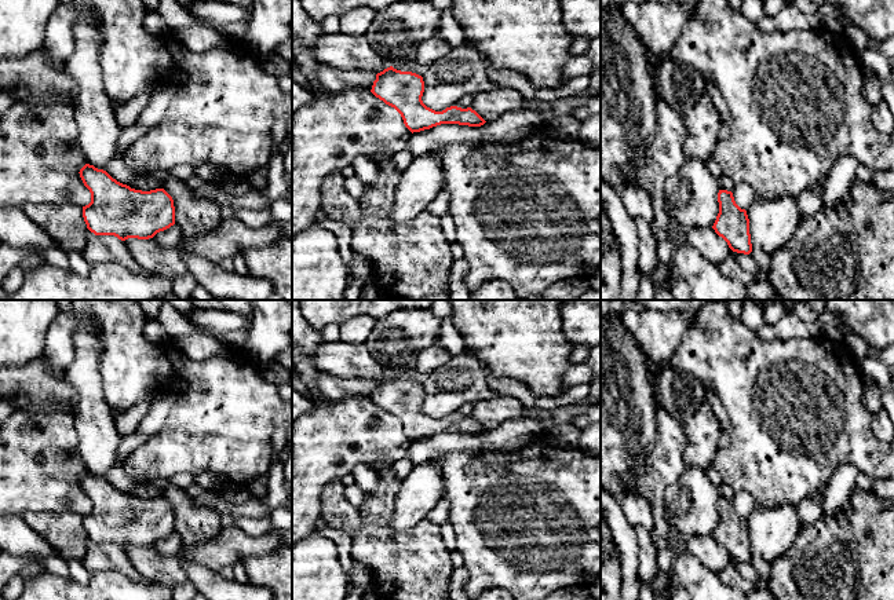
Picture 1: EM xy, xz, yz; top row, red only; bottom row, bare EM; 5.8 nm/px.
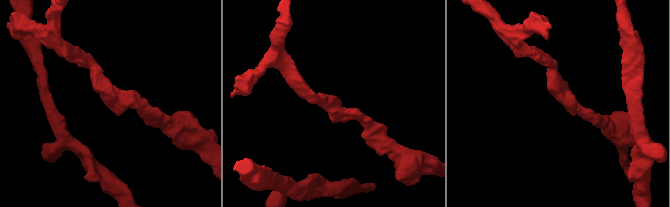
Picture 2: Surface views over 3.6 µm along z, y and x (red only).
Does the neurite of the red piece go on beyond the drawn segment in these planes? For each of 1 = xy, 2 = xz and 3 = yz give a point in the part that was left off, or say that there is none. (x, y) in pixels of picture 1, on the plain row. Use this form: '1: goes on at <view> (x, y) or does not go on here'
1: does not go on here
2: does not go on here
3: does not go on here

